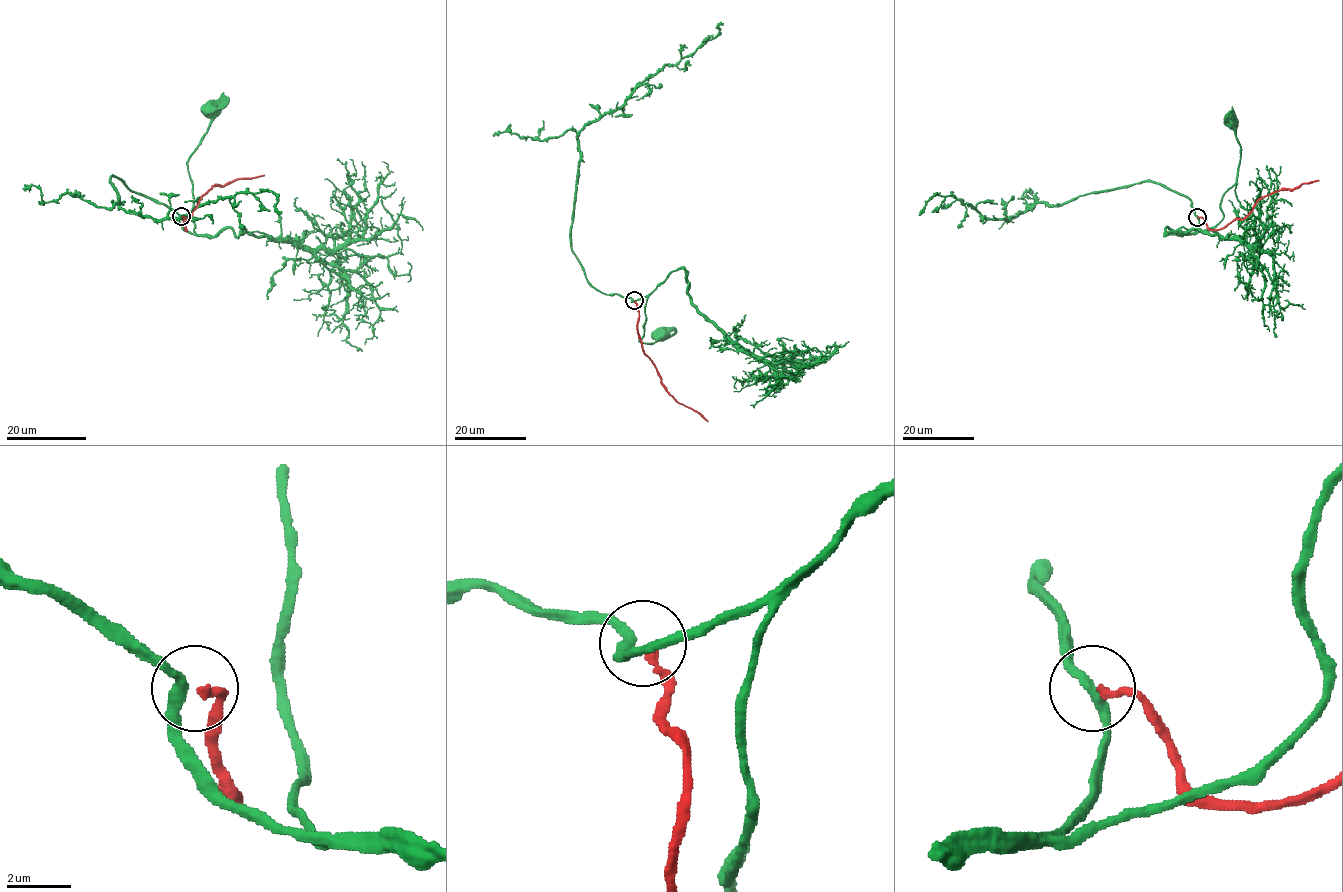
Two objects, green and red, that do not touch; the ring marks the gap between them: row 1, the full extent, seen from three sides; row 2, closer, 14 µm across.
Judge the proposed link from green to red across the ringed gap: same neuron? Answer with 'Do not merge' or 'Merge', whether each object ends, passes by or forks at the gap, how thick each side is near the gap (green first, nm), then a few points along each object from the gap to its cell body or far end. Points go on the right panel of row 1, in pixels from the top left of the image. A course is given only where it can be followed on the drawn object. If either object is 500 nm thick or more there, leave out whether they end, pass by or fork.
Do not merge. At the ring green passes by. At the ring red ends. Thickness 320 nm (green) against 240 nm. Course of green: (1197, 216), (1194, 233), (1214, 227), (1222, 219), (1221, 199), (1236, 181), (1240, 159), (1236, 122), (1232, 121). Course of red: (1198, 216), (1202, 217), (1208, 228), (1224, 228), (1244, 217), (1260, 199), (1277, 191), (1296, 189), (1319, 180)

